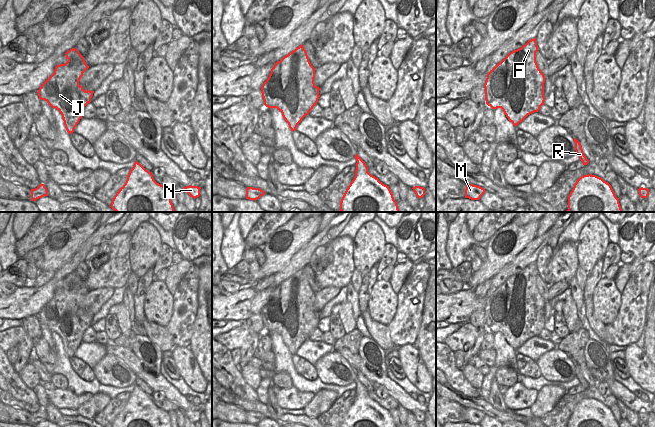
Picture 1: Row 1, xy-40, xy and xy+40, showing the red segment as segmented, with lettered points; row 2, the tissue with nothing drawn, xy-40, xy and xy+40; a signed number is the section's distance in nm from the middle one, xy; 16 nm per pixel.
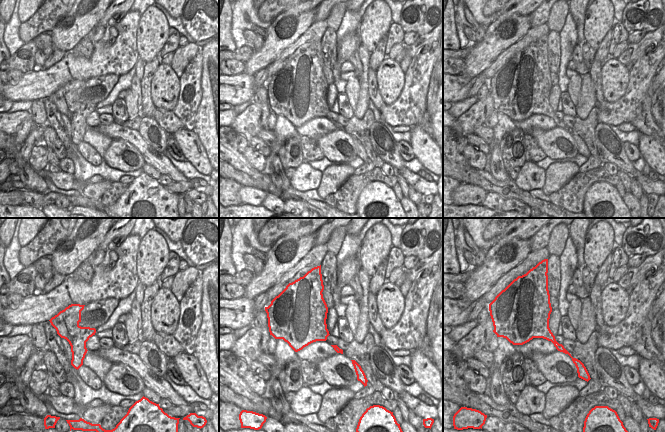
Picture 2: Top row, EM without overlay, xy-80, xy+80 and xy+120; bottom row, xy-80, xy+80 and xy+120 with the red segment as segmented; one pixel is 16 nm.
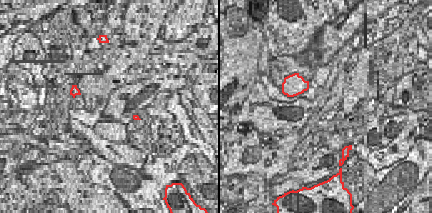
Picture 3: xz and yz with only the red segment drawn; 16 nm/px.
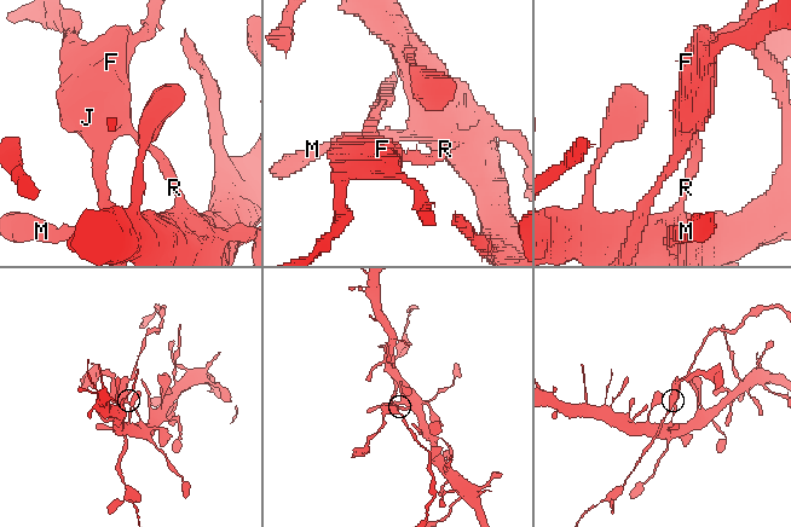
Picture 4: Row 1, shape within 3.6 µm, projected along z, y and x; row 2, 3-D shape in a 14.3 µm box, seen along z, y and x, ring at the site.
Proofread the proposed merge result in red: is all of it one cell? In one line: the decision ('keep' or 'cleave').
cleave

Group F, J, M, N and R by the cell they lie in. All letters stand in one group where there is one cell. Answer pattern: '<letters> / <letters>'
F J R / M N

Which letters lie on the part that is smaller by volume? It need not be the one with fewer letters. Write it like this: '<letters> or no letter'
F, J, R

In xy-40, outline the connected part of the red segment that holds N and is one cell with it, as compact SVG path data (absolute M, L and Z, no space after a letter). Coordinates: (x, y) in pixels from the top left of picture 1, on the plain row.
M189 409L183 412L184 412L184 415L187 416L190 419L190 421L194 423L200 420L201 411Z

